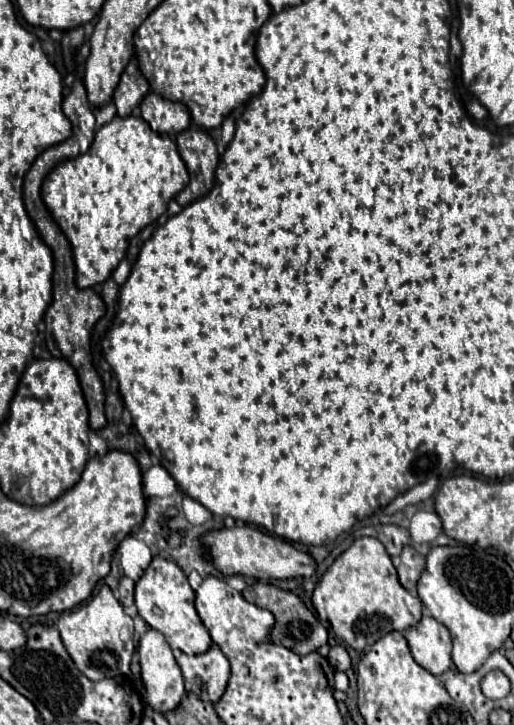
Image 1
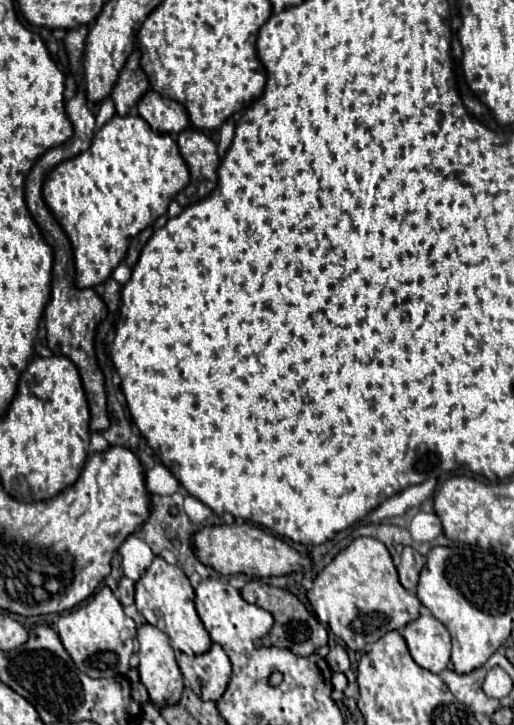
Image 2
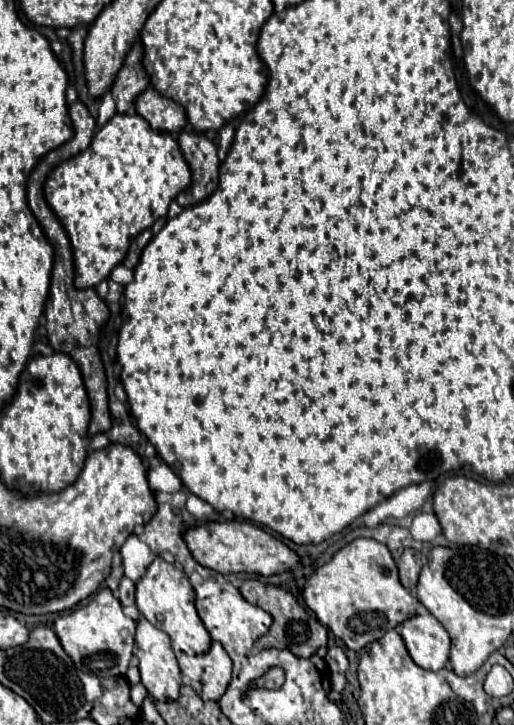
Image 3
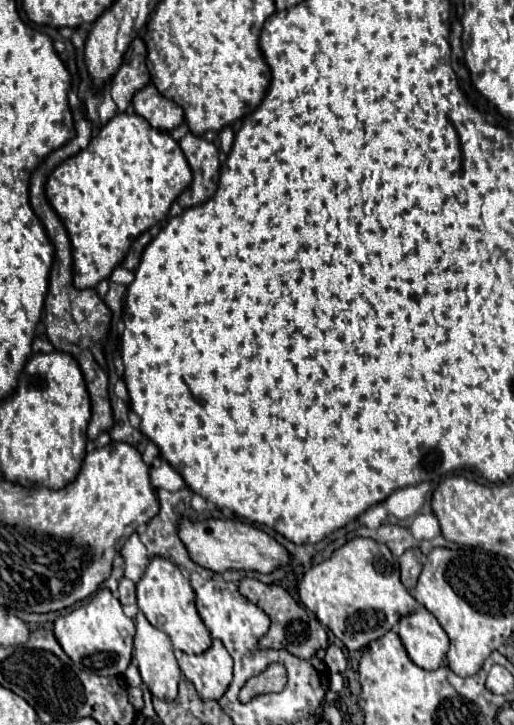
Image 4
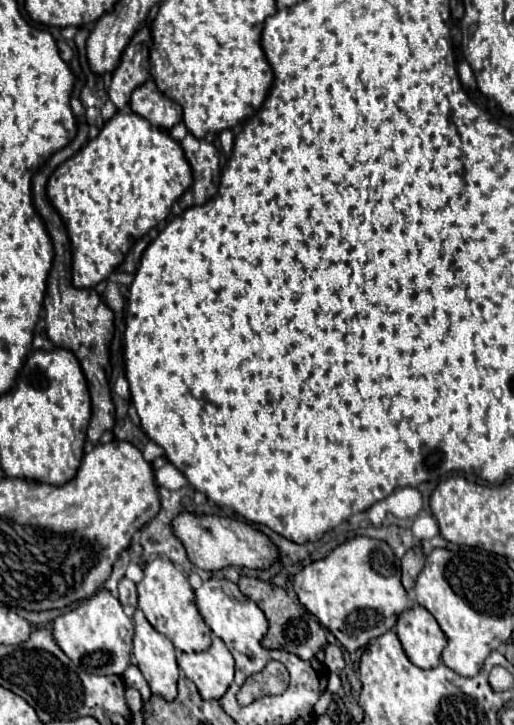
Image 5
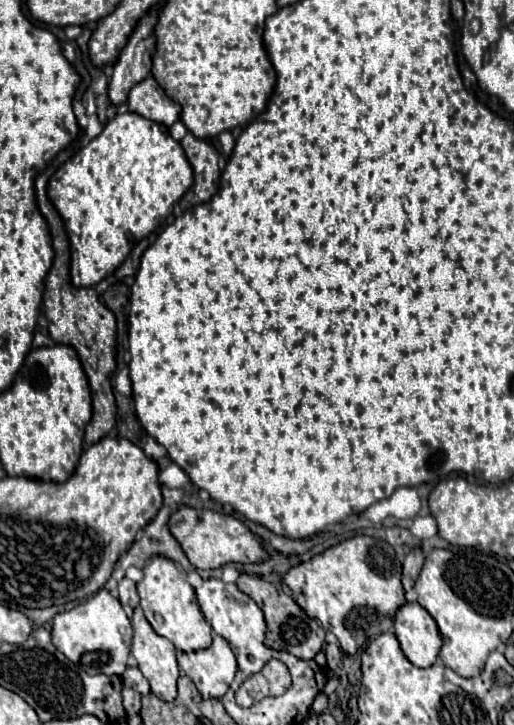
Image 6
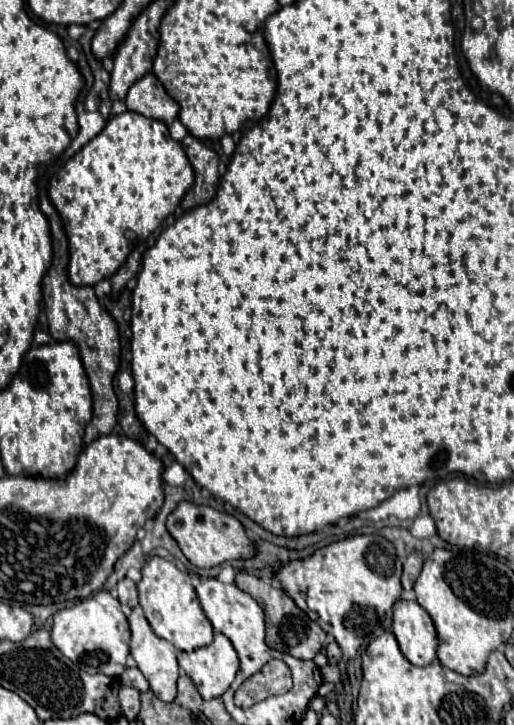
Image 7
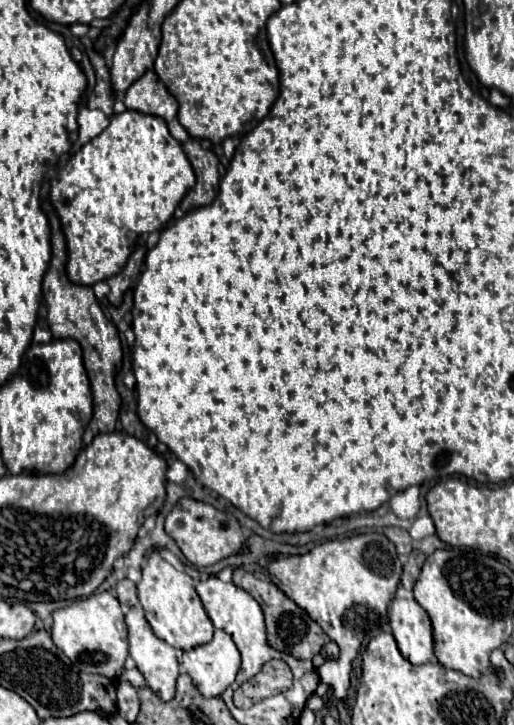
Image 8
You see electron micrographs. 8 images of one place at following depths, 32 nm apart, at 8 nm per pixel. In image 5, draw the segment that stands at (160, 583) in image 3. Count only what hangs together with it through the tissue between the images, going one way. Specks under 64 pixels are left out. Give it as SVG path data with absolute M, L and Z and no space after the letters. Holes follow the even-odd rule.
M154 558L146 562L144 578L138 582L138 606L148 618L148 622L162 632L166 638L172 640L176 650L182 652L202 652L208 650L212 644L212 630L204 624L196 602L194 602L194 590L184 576L184 572L170 560Z

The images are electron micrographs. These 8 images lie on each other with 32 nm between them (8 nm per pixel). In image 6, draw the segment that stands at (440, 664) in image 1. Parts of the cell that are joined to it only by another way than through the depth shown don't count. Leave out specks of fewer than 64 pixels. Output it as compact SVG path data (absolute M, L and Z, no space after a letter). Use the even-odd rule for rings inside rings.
M404 604L396 612L394 630L402 652L418 668L430 668L438 662L442 636L436 620L420 604Z

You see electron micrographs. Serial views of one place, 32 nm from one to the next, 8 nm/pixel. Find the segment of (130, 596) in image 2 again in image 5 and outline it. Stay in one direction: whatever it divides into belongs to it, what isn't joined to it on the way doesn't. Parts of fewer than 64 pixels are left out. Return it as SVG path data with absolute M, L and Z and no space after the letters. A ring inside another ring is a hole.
M122 578L118 584L118 592L120 592L120 604L138 604L138 596L136 596L136 584L130 582L128 578Z

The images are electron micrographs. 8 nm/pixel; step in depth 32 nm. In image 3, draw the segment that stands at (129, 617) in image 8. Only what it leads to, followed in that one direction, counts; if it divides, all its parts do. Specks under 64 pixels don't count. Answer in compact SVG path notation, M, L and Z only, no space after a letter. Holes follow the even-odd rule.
M142 618L138 622L138 630L136 630L136 644L138 644L136 656L140 660L138 668L140 668L142 684L146 686L148 694L156 702L172 702L172 700L178 700L180 686L182 686L182 674L180 674L180 668L178 668L178 662L176 662L176 656L172 652L172 646L170 646L168 636L162 630L158 630L156 626L152 626L146 618Z

